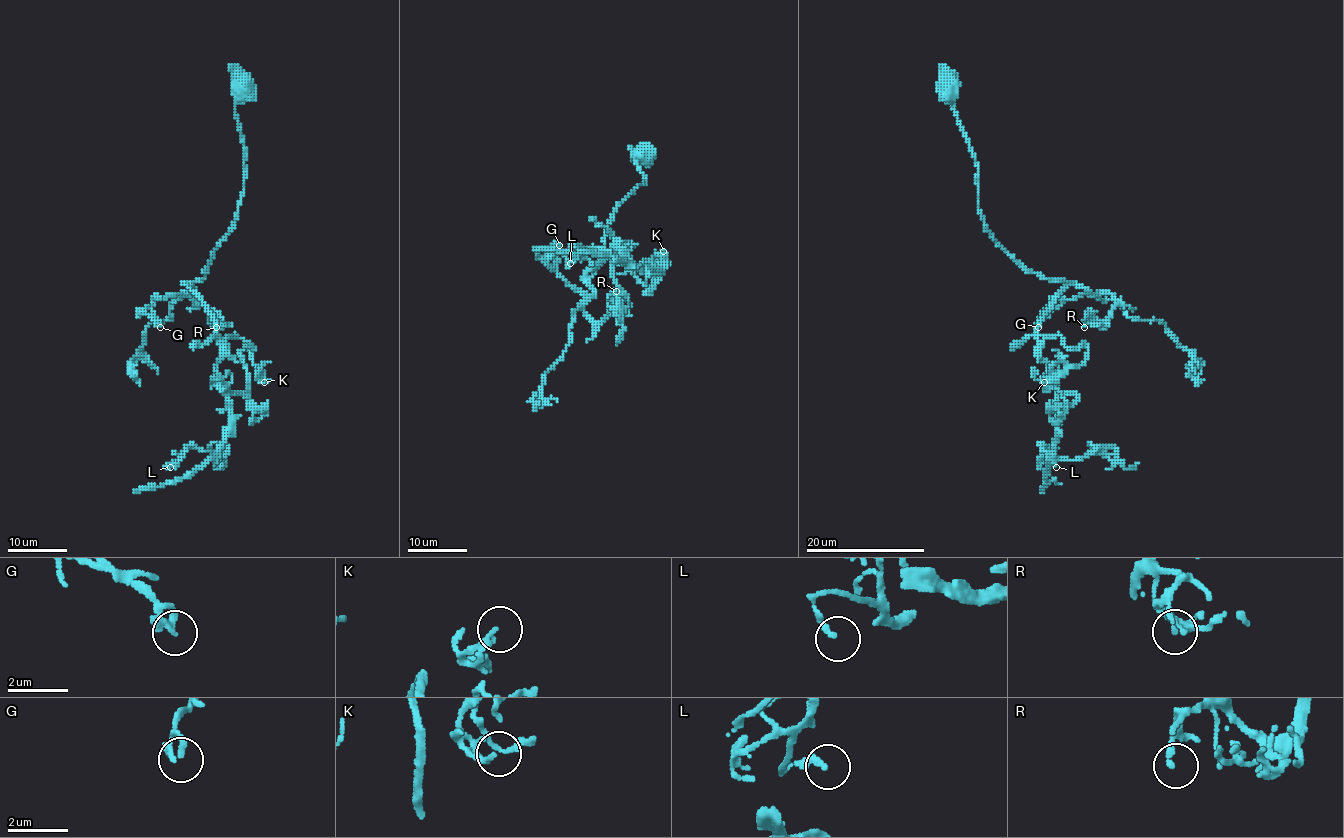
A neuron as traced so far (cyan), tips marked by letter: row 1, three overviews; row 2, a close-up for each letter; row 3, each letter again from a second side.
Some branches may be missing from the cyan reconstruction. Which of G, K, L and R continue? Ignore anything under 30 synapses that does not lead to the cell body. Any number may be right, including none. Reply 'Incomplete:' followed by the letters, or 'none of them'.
Incomplete: none of them

